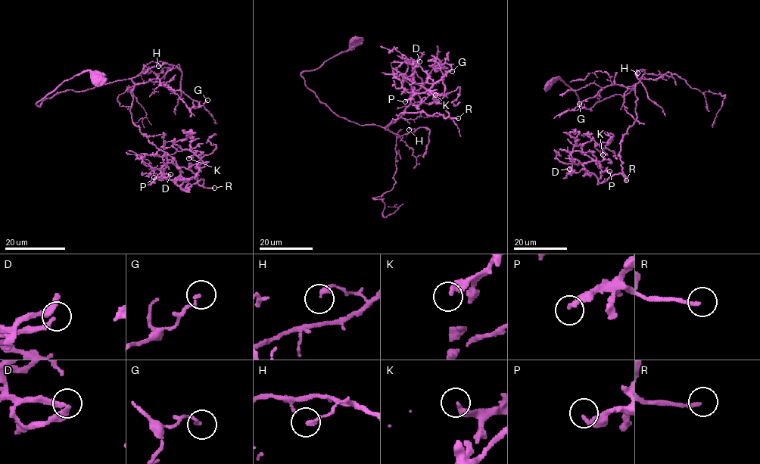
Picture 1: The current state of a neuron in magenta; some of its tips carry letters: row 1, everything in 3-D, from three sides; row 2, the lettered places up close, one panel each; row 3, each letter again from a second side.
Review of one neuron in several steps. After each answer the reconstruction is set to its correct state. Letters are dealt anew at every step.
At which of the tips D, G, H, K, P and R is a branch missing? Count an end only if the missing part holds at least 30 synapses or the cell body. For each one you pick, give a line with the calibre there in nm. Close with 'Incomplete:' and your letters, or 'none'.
R: calibre 180 nm
Incomplete: R

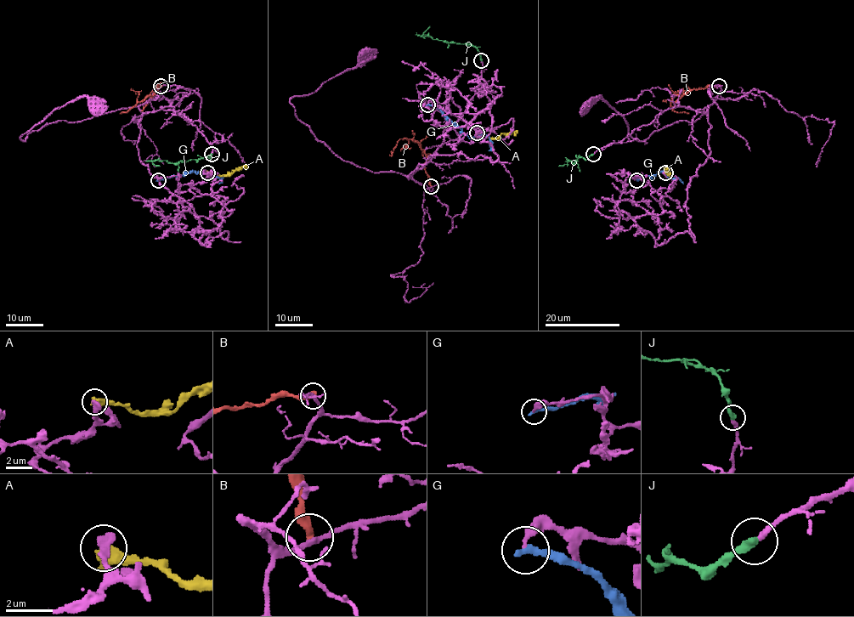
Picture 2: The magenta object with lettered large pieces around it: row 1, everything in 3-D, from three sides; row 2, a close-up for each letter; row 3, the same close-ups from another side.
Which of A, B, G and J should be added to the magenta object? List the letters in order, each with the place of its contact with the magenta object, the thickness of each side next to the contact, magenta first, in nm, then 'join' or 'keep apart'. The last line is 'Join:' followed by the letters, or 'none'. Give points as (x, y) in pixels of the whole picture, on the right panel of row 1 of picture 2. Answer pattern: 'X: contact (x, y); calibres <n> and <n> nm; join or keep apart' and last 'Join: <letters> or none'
A: contact (665, 172); calibres 400 and 600 nm; keep apart
B: contact (719, 86); calibres 200 and 400 nm; keep apart
G: contact (636, 180); calibres 200 and 300 nm; keep apart
J: contact (593, 154); calibres 240 and 360 nm; join
Join: J

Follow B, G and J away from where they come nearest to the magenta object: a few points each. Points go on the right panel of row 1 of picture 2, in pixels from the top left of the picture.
B: (719, 85), (689, 90), (670, 100), (670, 108), (687, 113)
G: (637, 180), (666, 172), (670, 178), (678, 179), (683, 183)
J: (593, 154), (578, 158), (574, 163), (568, 161), (558, 166)

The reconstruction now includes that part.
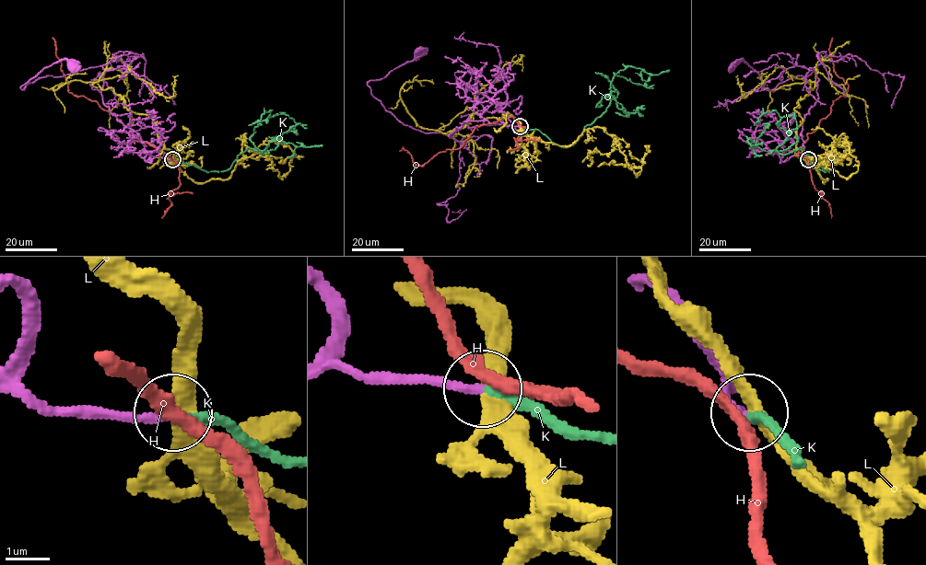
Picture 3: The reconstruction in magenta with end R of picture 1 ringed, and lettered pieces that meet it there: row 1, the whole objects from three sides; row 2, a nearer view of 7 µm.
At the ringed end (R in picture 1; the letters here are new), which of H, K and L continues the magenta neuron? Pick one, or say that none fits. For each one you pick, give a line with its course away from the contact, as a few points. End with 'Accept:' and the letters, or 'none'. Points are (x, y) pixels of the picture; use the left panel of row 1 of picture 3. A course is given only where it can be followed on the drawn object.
K: via (172, 160), (206, 171), (228, 169), (248, 147), (263, 154), (250, 138), (277, 114), (291, 117), (298, 134)
Accept: K

